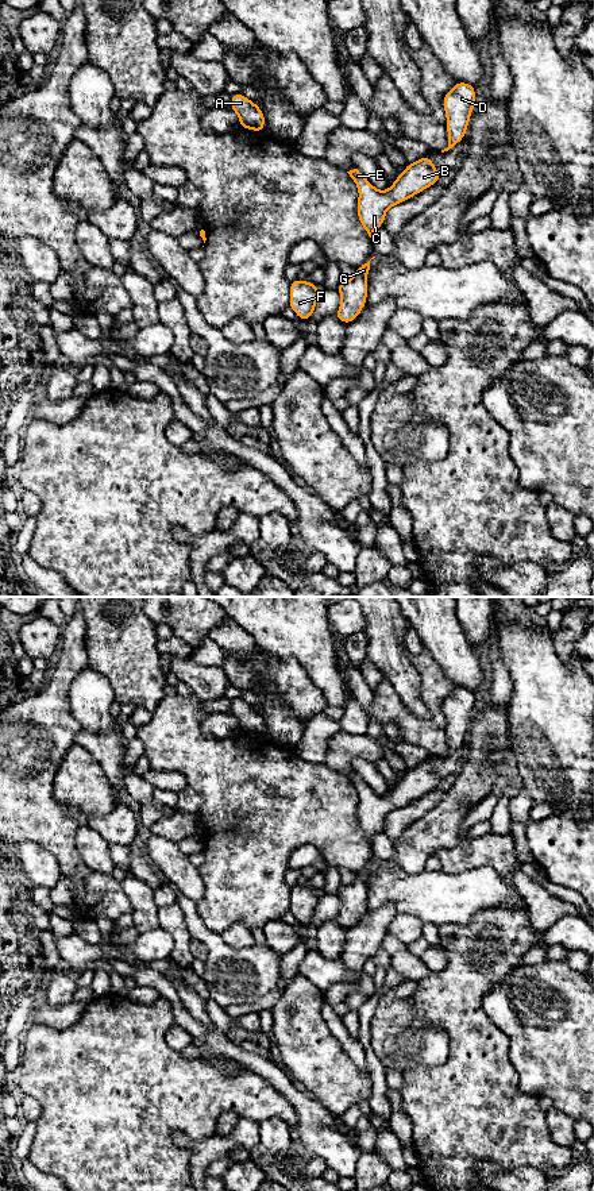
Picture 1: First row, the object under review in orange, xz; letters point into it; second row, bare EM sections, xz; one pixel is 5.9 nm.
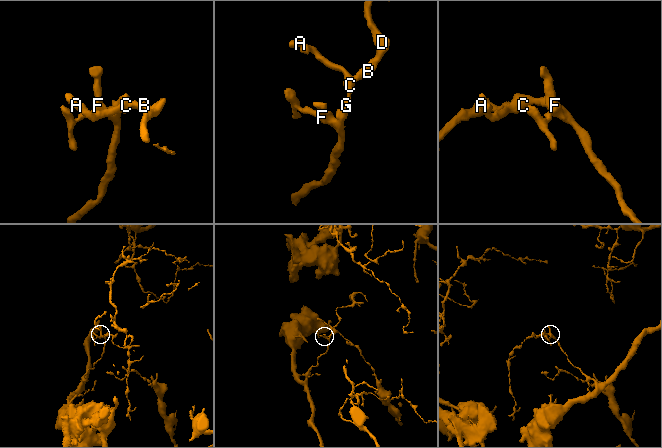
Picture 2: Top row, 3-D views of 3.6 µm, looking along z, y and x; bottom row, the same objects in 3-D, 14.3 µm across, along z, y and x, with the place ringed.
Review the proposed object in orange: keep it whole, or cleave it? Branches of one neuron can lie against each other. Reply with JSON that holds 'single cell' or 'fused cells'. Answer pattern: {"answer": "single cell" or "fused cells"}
{"answer": "single cell"}

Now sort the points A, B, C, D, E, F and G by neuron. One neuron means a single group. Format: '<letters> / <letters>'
A B C D E F G

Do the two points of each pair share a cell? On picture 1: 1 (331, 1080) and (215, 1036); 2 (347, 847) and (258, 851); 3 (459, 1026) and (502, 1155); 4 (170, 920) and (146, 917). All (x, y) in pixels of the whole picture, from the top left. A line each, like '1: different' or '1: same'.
1: different
2: same
3: same
4: different

